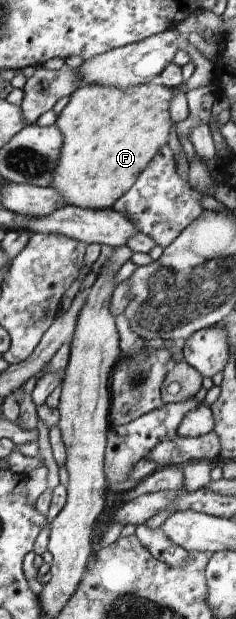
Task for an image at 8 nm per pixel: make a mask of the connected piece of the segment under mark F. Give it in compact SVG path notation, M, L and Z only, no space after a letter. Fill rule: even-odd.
M180 35L178 48L188 53L195 67L191 77L178 87L164 87L154 81L124 88L88 83L78 86L69 96L55 121L65 137L65 147L51 186L64 195L66 206L110 209L135 186L149 163L164 148L164 143L168 143L172 127L168 103L174 95L211 84L216 73L215 63L190 44L185 35Z

